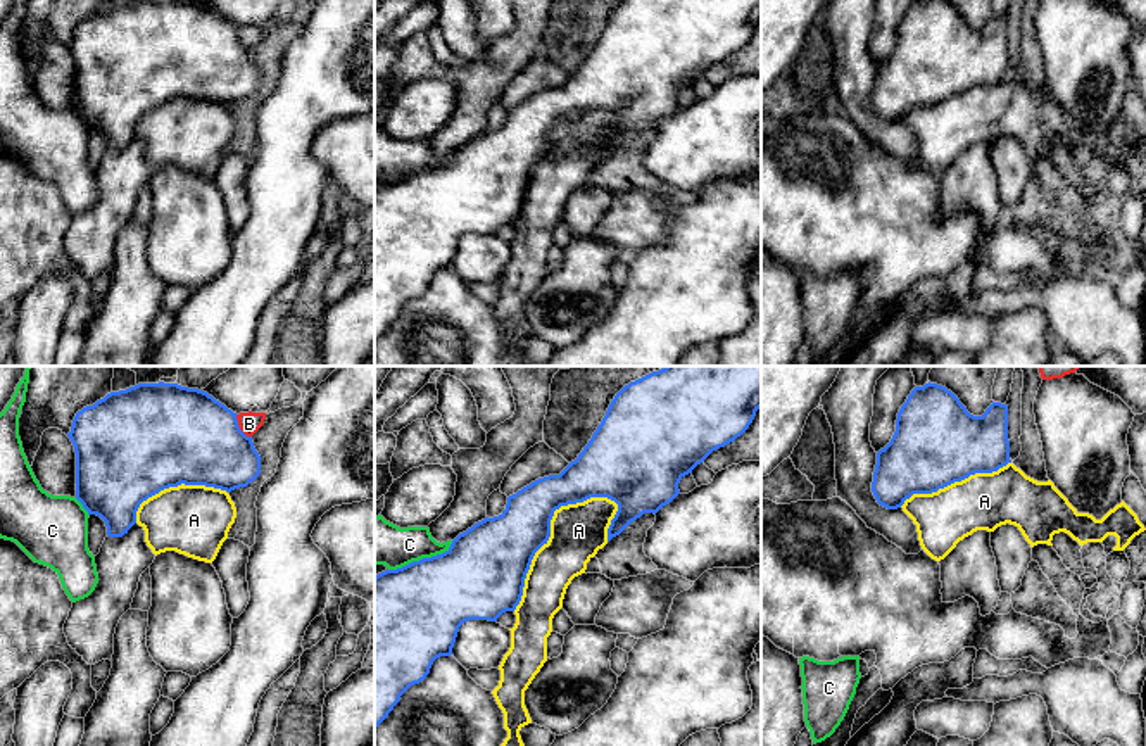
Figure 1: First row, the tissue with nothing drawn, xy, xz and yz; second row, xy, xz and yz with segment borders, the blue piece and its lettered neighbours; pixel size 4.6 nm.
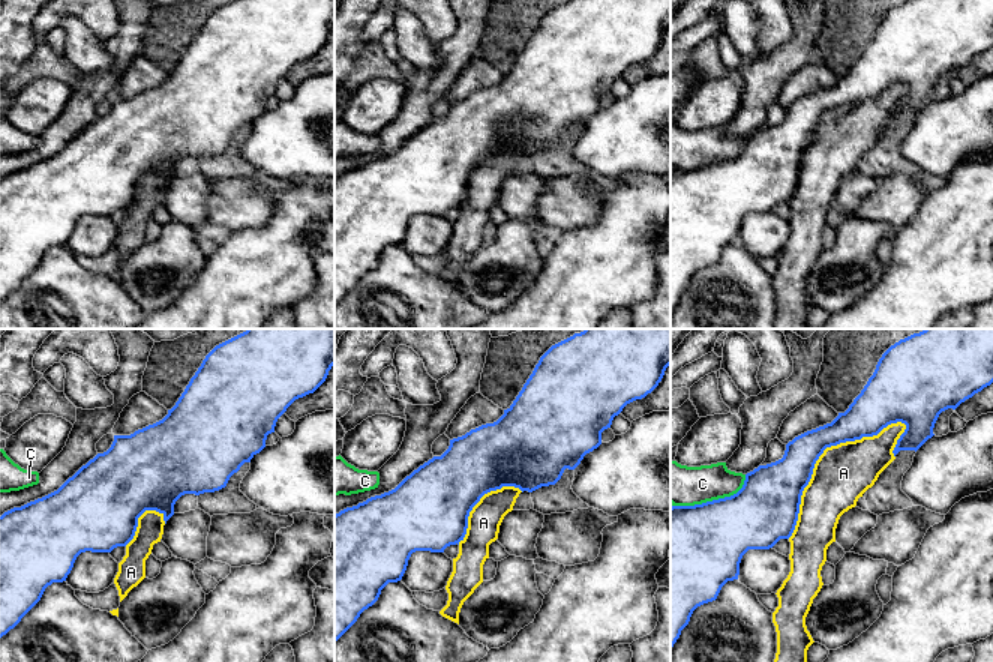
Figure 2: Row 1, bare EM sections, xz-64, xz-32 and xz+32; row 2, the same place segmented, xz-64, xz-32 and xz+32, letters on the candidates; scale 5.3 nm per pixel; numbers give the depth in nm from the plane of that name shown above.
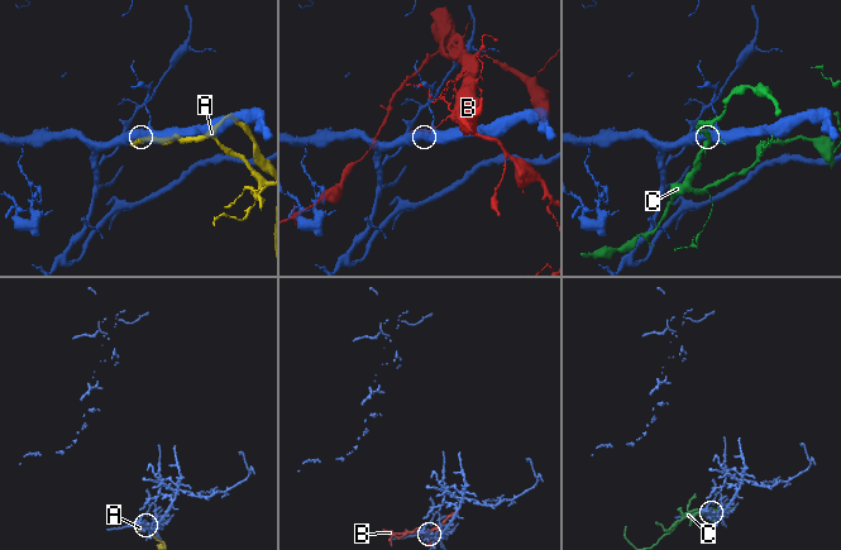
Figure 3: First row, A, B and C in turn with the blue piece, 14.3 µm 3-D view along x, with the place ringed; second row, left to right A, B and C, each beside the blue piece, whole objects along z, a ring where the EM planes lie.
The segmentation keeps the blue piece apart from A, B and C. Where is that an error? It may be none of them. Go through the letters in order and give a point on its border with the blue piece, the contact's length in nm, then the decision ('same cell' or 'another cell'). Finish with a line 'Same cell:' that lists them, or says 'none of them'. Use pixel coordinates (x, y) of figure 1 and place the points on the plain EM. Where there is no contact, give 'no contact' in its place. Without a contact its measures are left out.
A: contact xz (549, 145); length 700 nm; same cell
B: contact xy (239, 40); length 130 nm; another cell
C: contact xz (423, 171); length 340 nm; another cell
Same cell: A

